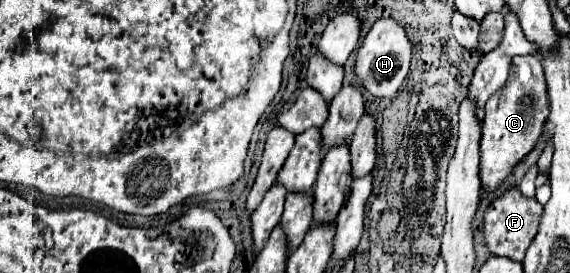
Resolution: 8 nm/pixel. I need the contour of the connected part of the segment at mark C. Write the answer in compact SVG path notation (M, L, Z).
M534 55L514 59L508 81L486 103L486 119L482 121L480 141L480 183L484 193L500 189L514 167L534 149L548 119L548 107L548 89L546 79L542 77L540 59Z

